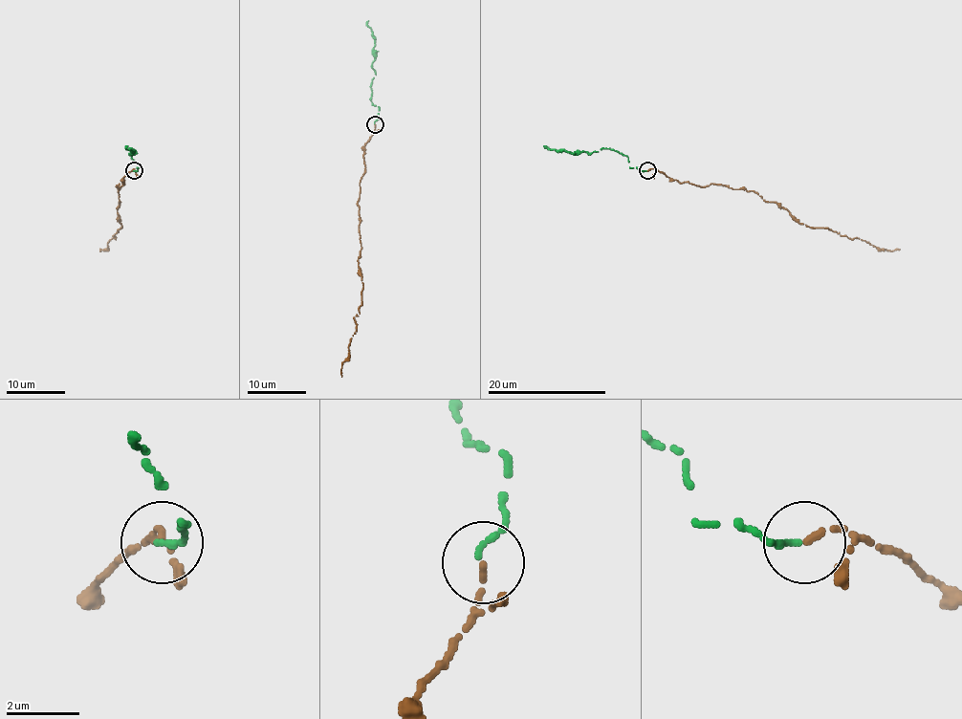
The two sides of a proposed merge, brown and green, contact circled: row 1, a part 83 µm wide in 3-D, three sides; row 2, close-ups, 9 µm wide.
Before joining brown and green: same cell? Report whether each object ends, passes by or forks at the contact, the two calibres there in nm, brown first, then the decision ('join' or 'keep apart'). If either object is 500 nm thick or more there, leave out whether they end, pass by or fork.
brown ends; green ends; calibres 160 and 160 nm; join

